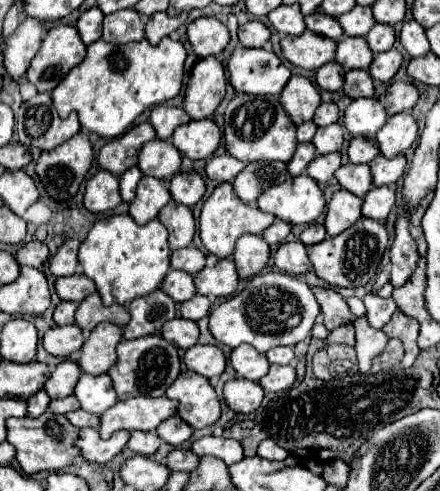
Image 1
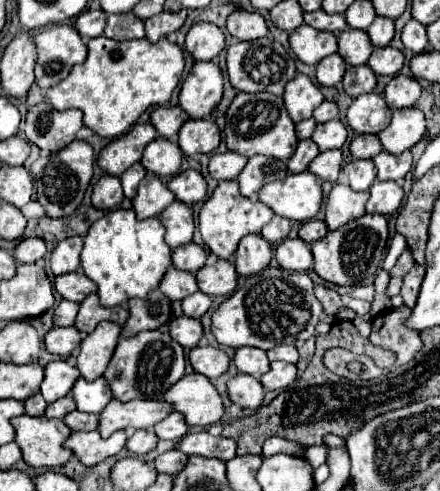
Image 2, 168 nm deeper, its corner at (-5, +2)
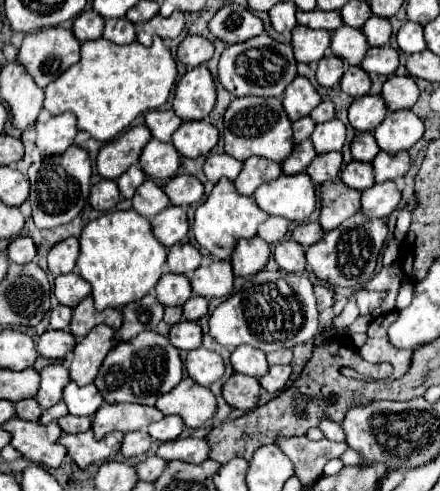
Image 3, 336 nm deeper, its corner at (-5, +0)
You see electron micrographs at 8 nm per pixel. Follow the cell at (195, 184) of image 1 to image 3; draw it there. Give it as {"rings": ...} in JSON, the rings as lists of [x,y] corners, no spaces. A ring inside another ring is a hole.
{"rings":[[[174,176],[164,186],[166,196],[174,206],[188,206],[200,202],[204,196],[204,186],[196,176]]]}

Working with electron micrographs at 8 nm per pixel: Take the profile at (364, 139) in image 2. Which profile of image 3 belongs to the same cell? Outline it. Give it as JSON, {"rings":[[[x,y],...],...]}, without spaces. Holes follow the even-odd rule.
{"rings":[[[358,132],[350,144],[350,150],[354,160],[360,160],[360,162],[372,162],[374,156],[380,152],[376,138],[370,132]]]}

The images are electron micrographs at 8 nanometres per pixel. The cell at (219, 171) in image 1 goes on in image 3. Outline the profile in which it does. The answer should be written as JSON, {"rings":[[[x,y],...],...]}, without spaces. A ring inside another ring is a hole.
{"rings":[[[210,154],[204,162],[204,176],[210,182],[218,182],[220,178],[228,178],[228,180],[236,180],[236,176],[242,170],[242,162],[228,156],[228,154]]]}

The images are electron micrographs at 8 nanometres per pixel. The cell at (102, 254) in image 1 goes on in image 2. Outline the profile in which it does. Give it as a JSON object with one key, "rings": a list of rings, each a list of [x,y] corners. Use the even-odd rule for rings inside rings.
{"rings":[[[112,210],[96,220],[86,238],[82,250],[84,274],[96,282],[100,304],[104,308],[124,306],[130,298],[146,298],[166,274],[172,250],[164,242],[164,224],[158,218],[138,220],[134,210]]]}

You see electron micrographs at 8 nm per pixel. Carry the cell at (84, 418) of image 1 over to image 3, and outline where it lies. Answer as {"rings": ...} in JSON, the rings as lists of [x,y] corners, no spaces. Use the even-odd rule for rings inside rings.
{"rings":[[[68,414],[68,416],[60,418],[58,424],[60,424],[62,432],[66,432],[66,434],[78,434],[78,432],[86,432],[86,430],[90,430],[90,426],[92,426],[92,418],[80,418],[80,416],[72,416],[72,414]]]}

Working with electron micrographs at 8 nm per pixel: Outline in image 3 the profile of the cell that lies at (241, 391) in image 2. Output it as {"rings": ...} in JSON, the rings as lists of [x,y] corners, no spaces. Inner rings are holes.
{"rings":[[[232,374],[224,386],[222,386],[222,396],[224,400],[238,410],[252,410],[258,404],[258,396],[260,396],[260,384],[256,378],[252,376],[244,376],[244,374]]]}

